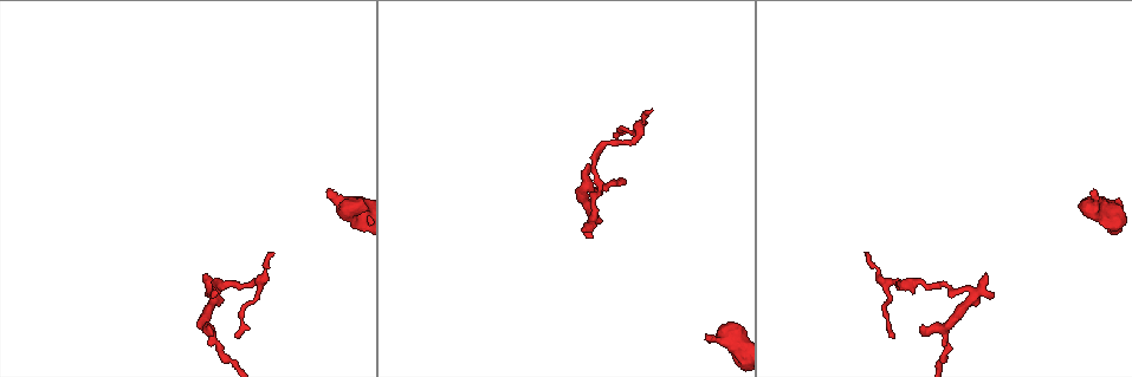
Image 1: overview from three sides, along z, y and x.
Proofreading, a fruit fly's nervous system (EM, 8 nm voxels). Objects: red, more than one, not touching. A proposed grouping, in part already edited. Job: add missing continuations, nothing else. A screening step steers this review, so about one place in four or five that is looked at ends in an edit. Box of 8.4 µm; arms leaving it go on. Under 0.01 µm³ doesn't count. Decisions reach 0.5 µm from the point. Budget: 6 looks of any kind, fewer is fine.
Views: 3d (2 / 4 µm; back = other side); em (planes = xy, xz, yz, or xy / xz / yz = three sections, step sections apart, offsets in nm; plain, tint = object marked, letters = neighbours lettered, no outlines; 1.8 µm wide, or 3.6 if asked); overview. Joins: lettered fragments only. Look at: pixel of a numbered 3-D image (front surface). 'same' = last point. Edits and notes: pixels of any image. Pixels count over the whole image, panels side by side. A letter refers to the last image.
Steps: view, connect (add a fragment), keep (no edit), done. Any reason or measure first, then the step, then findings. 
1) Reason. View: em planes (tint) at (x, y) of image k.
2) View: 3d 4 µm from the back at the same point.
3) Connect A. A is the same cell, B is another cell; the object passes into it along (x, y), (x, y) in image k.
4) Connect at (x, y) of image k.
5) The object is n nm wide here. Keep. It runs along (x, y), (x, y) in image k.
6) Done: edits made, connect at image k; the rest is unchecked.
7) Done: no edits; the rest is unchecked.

Branch stops here. View: em xz step 8 (letters) at (922, 333) of image 1.

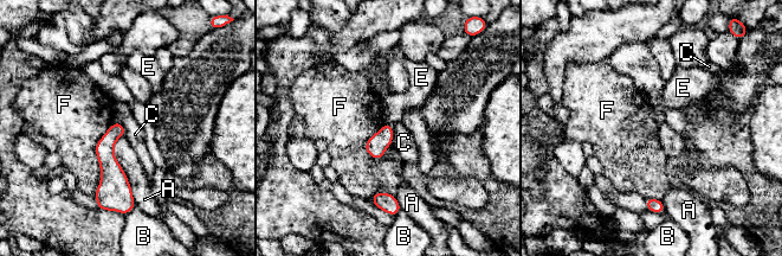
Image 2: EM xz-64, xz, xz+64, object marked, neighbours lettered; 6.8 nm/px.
View: em planes (letters) at the same point.

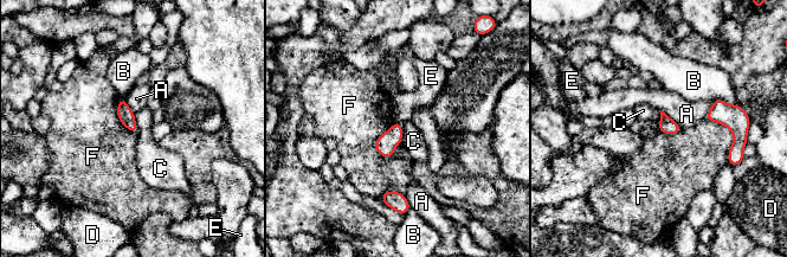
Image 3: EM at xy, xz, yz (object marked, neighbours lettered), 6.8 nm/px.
The longest contact is with F, 340 nm. Keep. A, B, C, D, E and F are other cells; a border runs along (705, 120), (730, 130), (728, 162) in image 3; no lettered fragment goes on from it.

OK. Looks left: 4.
Free end. View: em 3.6 µm xy step 4 (letters) at (986, 275) of image 1.

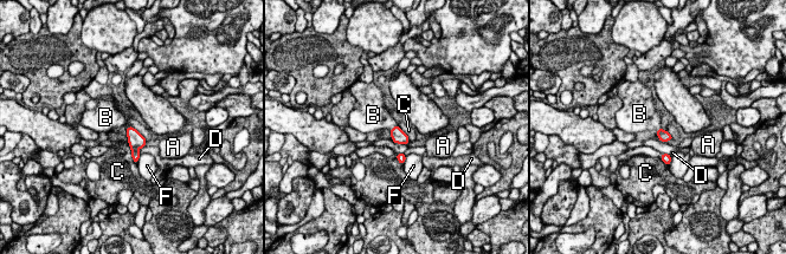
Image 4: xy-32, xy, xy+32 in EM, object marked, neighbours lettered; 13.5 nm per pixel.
Cut it another way. View: em 3.6 µm planes (letters) at the same point.

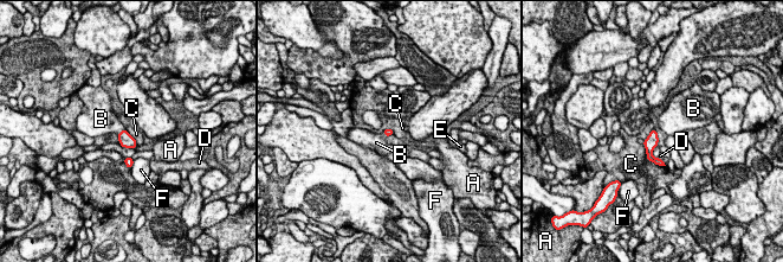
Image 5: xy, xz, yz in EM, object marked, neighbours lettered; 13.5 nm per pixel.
Connect B. B is the same cell, A, C, D, E and F are other cells; it goes on there.

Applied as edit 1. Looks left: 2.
Done: edits made, connect at image 5; the rest is unchecked.

